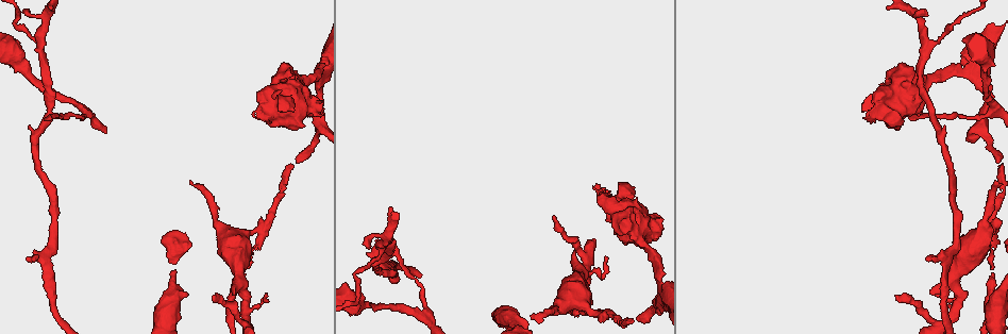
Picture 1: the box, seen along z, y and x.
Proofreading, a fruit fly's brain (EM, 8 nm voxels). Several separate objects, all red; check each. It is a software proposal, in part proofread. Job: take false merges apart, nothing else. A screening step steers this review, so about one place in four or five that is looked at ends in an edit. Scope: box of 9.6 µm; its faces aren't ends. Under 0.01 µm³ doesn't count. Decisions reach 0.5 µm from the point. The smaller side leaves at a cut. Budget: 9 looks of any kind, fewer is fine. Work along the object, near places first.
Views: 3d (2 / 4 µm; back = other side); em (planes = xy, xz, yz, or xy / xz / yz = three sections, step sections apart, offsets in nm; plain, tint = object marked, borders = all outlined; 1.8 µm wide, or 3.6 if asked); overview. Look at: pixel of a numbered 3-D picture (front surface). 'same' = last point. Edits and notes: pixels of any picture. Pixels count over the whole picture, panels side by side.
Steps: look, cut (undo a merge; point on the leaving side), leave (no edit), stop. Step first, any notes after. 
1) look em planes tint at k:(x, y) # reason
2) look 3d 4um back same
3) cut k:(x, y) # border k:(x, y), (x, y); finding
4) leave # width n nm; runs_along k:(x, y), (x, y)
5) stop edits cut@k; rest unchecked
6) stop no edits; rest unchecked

look em 3.6um planes borders at 1:(15, 57) # thick turns thin

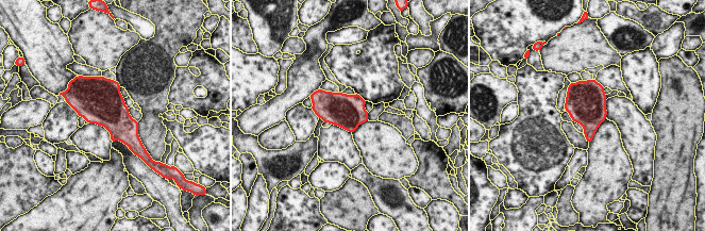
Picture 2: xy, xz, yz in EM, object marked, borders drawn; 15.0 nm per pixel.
leave # one neuron here

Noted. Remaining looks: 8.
look em planes tint at 1:(420, 315) # three-way junction

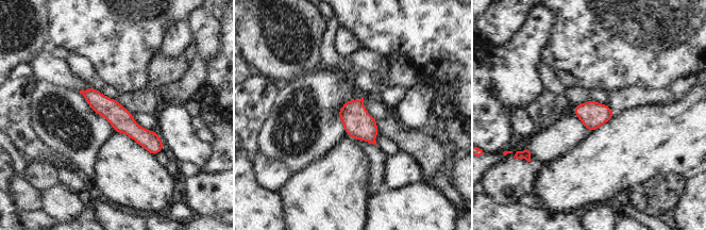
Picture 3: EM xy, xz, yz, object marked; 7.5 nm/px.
leave # width 180 nm; runs_along 3:(85, 93), (160, 147); one neuron here

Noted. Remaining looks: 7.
look 3d 4um back at 1:(599, 313) # arms part here

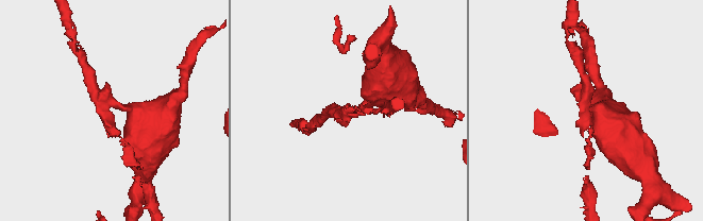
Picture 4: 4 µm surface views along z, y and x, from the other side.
look em planes tint at 4:(585, 105)

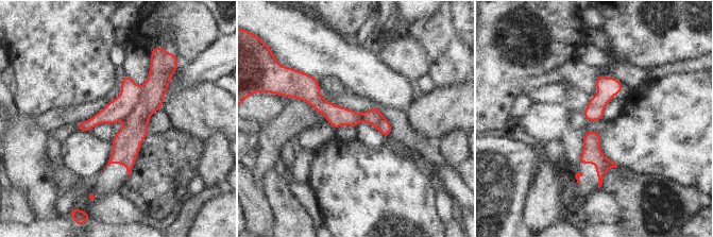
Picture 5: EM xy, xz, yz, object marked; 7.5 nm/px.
cut 5:(118, 109) # width 140 nm; part_leaving 5:(128, 79), (108, 115), (79, 125); a second neuron is stuck on

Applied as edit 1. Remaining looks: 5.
look 3d 4um at 1:(391, 254) # three-way junction

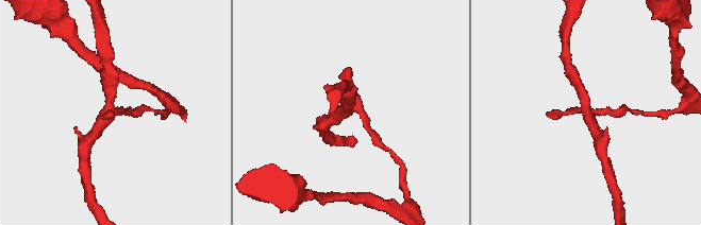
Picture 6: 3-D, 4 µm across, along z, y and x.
look em planes tint at 6:(114, 111)

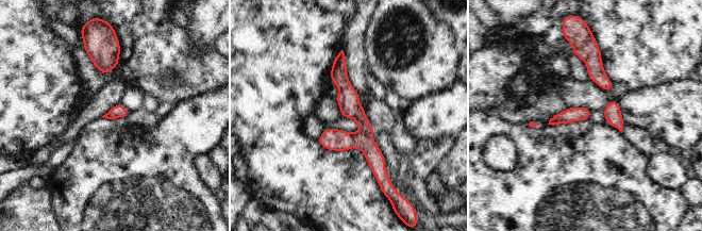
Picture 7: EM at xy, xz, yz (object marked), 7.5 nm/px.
cut 7:(336, 139) # width 100 nm; border 7:(352, 134), (354, 146); a second neuron is stuck on

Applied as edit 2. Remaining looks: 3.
stop edits cut@5, cut@7; rest unchecked

